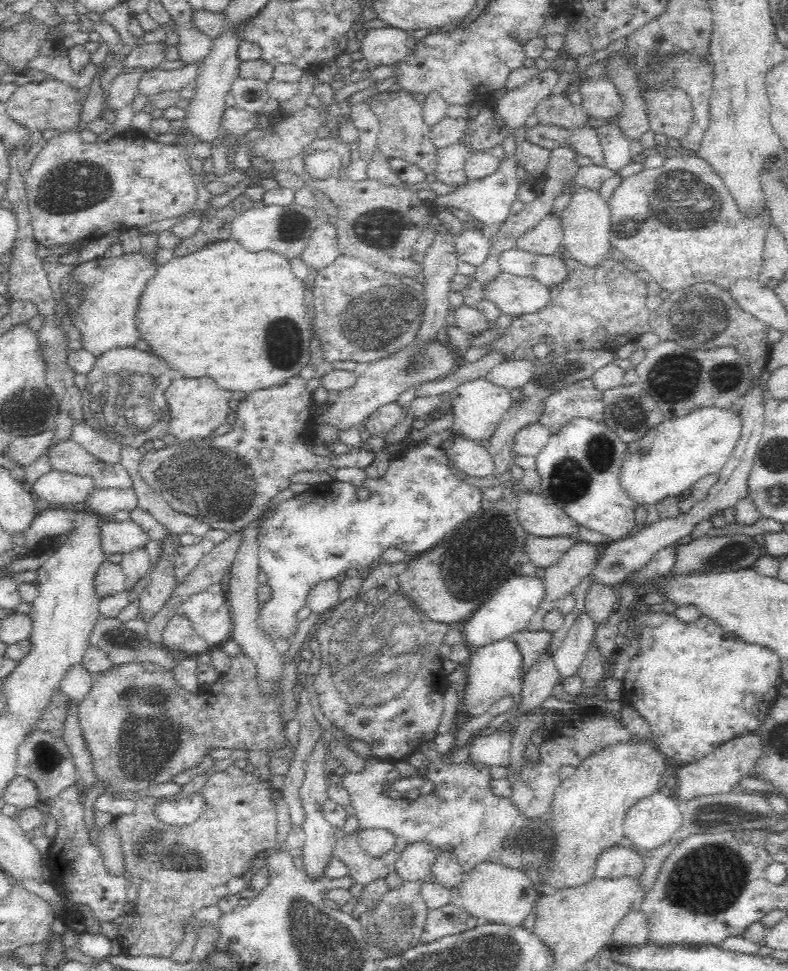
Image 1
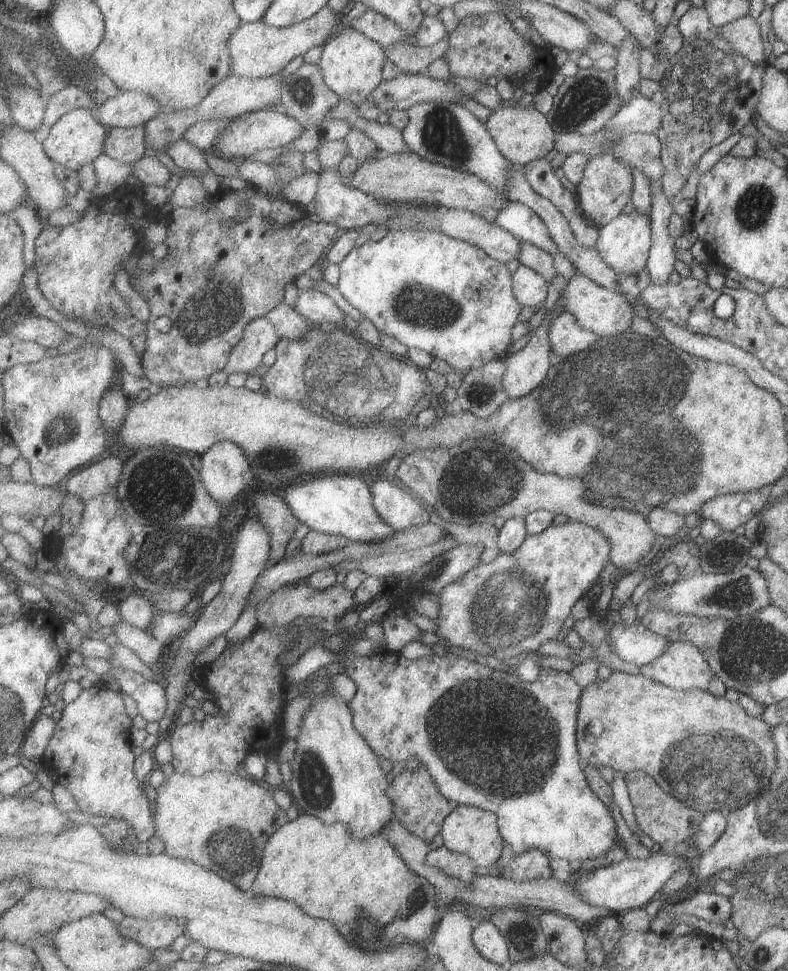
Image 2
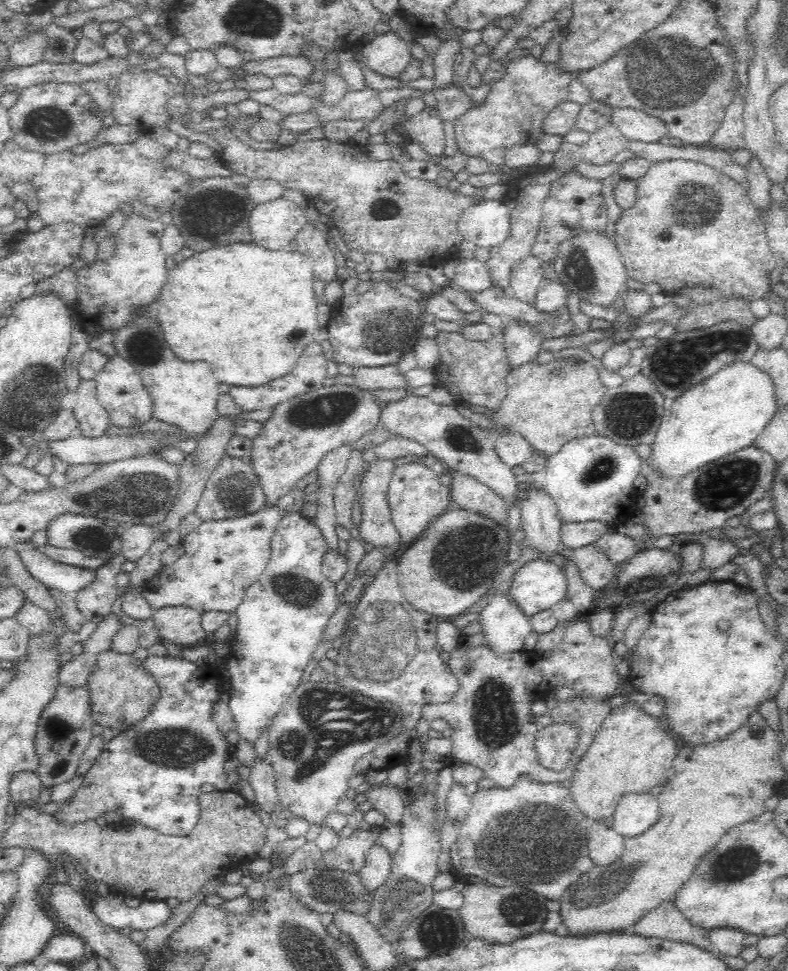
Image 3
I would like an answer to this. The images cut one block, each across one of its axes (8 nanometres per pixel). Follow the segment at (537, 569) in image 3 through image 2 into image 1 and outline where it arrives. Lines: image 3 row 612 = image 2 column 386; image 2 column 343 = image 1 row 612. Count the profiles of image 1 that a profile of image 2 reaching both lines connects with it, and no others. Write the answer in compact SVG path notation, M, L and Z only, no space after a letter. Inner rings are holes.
M518 574L510 580L506 580L502 586L495 590L494 596L491 596L490 600L481 604L460 624L461 640L473 651L526 630L526 625L542 602L542 596L544 596L542 578Z

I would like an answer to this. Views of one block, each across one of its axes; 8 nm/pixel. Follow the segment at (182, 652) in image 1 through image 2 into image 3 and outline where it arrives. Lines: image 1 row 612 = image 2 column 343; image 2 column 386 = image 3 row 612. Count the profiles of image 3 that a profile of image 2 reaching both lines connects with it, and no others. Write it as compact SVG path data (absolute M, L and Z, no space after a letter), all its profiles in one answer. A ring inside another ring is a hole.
M164 607L153 610L152 619L164 641L174 642L179 647L194 644L202 638L209 639L209 634L201 624L201 613L192 608Z

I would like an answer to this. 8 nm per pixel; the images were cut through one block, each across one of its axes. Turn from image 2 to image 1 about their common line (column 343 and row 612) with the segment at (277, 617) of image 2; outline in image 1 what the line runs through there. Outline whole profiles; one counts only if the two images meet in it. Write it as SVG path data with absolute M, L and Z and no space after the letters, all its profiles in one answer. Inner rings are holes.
M591 583L585 596L584 612L597 627L617 611L618 602L619 595L615 588Z

